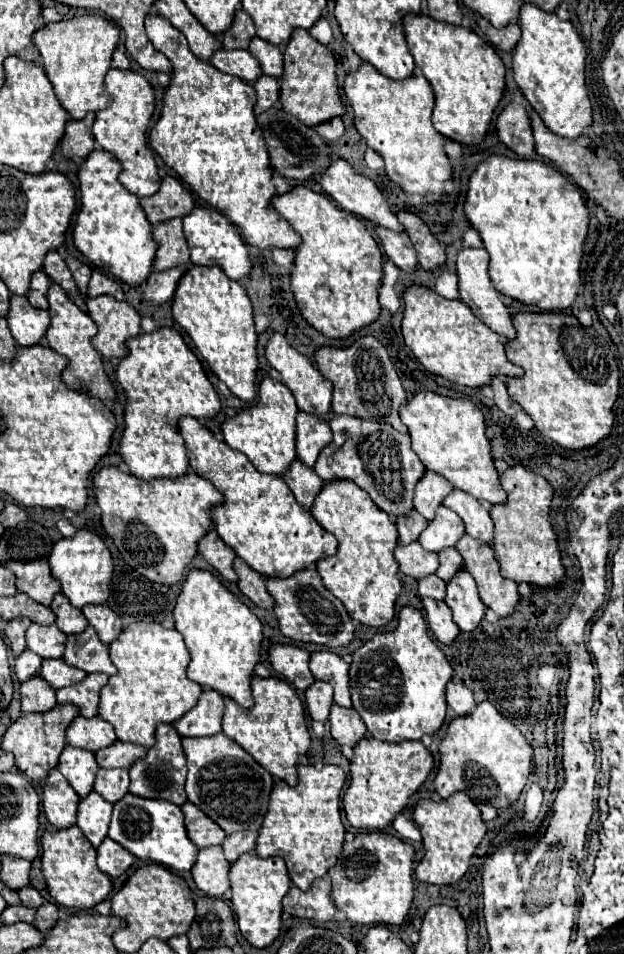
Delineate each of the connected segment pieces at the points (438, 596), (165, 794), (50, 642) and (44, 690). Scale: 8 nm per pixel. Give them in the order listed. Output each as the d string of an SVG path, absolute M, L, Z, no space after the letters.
M429 574L429 578L421 578L417 580L417 590L419 596L429 596L433 600L443 600L445 598L445 582L441 582L441 578L437 578L435 574Z
M161 724L157 726L157 732L155 732L155 746L147 750L145 758L139 758L137 762L133 762L133 768L129 768L129 776L131 776L129 792L141 798L161 798L181 806L183 802L187 802L187 796L183 790L185 774L187 774L187 768L185 768L185 754L181 748L181 736L171 724Z
M31 624L27 628L27 648L41 658L61 658L65 648L65 634L57 626Z
M39 676L21 682L19 692L21 692L23 712L47 712L57 704L55 690Z

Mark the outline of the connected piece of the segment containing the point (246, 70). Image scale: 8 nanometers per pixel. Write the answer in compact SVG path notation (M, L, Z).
M219 48L209 58L209 64L219 68L221 72L233 74L233 76L249 82L249 84L253 84L257 80L257 76L263 74L257 58L253 58L247 50L225 50L225 48Z

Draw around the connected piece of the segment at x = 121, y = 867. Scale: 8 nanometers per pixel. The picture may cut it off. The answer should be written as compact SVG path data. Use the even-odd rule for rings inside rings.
M105 838L97 848L97 866L101 872L105 872L111 878L121 876L133 864L133 860L135 856L125 852L121 844L113 842L111 838Z

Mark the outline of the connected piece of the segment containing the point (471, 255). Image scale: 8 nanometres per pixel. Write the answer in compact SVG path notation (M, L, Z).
M463 248L457 254L457 276L459 276L459 298L461 302L465 302L471 312L483 320L493 332L503 334L505 338L513 338L513 324L509 318L509 308L503 304L499 292L493 288L489 274L487 274L487 264L489 264L489 254L485 248Z

